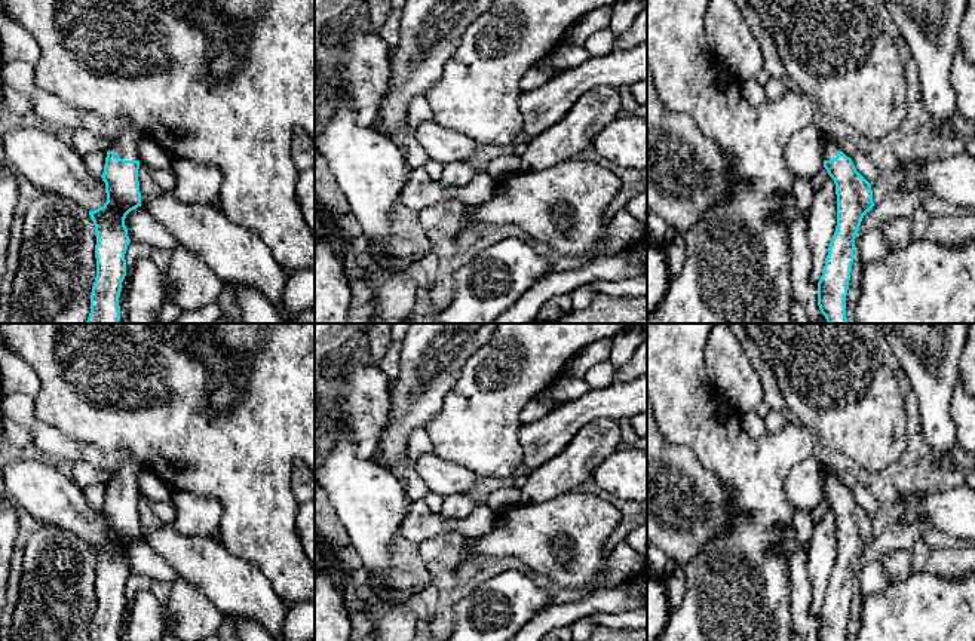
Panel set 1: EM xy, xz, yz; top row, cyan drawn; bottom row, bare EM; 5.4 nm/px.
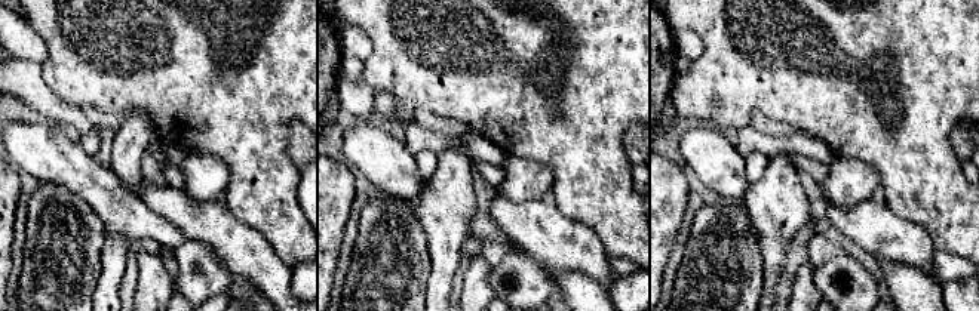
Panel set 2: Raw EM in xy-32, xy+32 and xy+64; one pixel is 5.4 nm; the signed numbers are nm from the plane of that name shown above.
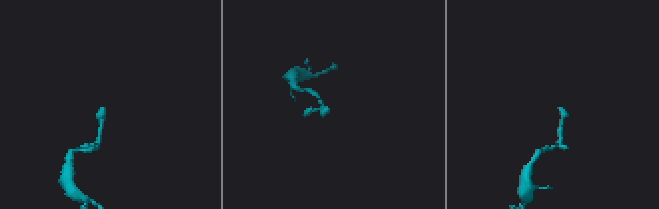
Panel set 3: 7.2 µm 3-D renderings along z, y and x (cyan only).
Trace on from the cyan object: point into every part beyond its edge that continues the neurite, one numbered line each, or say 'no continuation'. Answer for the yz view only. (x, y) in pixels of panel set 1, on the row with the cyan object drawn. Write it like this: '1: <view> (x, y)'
1: yz (830, 152)

